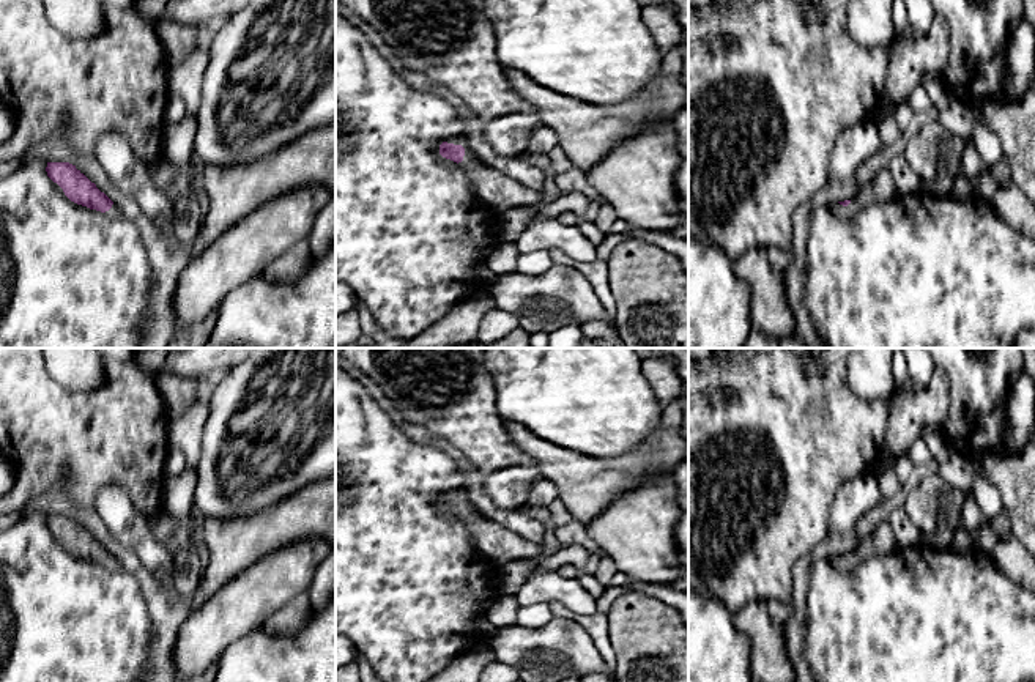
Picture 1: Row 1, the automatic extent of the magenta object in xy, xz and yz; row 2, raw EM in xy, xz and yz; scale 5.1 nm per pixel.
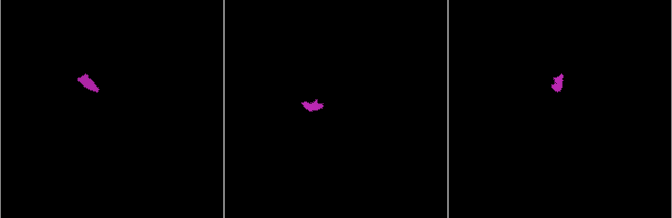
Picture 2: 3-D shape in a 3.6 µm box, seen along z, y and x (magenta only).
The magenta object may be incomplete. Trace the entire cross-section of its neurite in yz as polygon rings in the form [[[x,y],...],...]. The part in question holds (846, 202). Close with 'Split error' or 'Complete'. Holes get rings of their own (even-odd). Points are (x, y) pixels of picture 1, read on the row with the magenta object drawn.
[[[868,183],[851,200],[835,202],[830,209],[840,219],[851,221],[871,203],[873,203],[873,184]]]. Split error

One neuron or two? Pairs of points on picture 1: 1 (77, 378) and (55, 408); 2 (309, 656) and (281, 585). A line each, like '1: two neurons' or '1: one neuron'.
1: two neurons
2: two neurons

